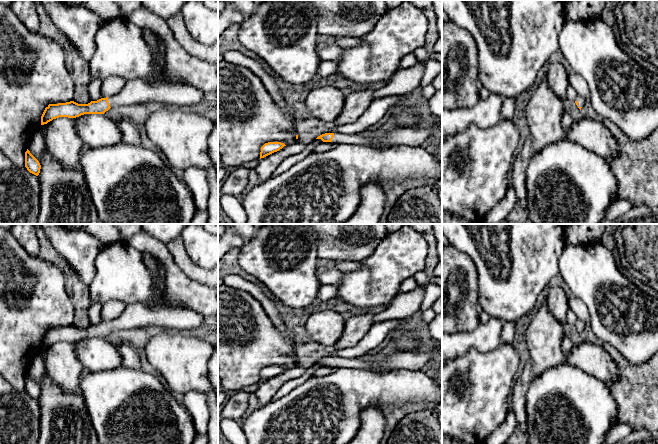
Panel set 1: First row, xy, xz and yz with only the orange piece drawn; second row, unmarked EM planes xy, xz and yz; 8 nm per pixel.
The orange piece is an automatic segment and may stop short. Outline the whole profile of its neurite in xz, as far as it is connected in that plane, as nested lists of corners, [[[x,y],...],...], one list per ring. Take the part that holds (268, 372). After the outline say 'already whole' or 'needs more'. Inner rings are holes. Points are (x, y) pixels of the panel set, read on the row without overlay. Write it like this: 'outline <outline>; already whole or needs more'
outline [[[268,366],[265,367],[262,371],[261,371],[261,376],[260,376],[260,383],[264,382],[274,376],[279,375],[280,373],[282,373],[284,370],[286,370],[284,367],[281,366]]]; already whole

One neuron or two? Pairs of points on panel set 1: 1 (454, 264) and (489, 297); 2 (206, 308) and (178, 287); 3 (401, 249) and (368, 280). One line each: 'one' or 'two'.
1: two
2: one
3: one

